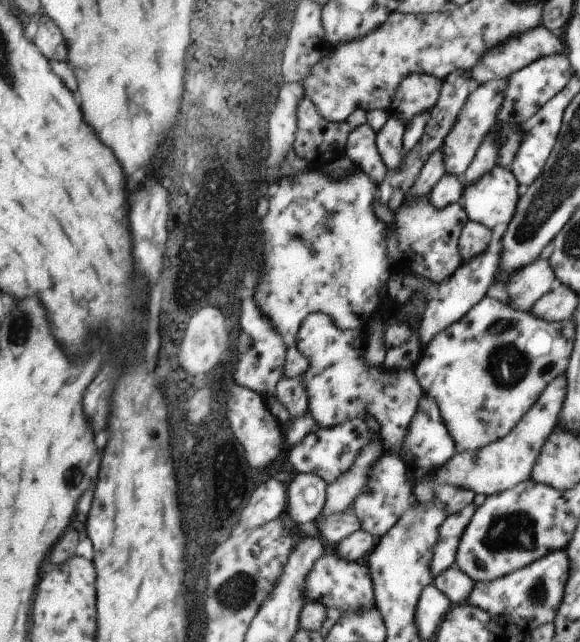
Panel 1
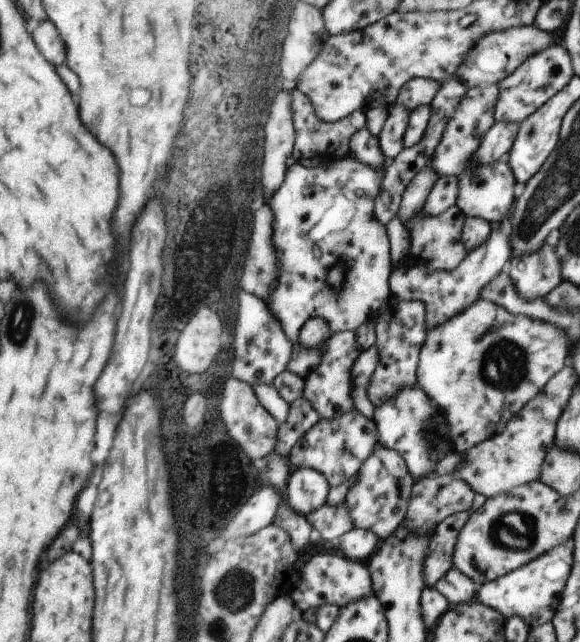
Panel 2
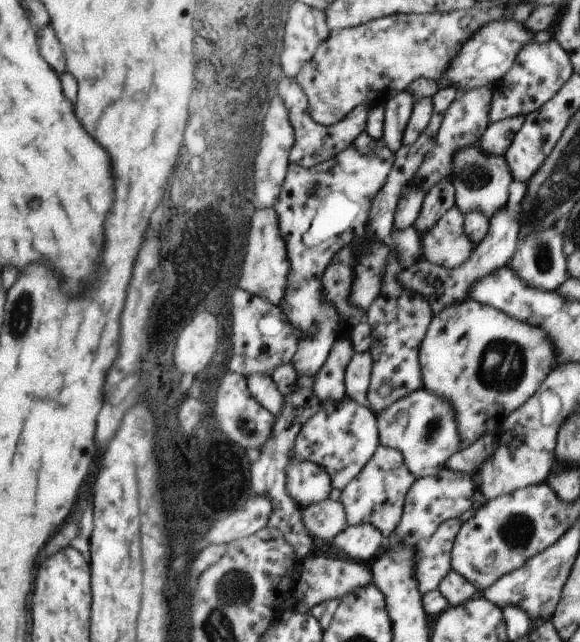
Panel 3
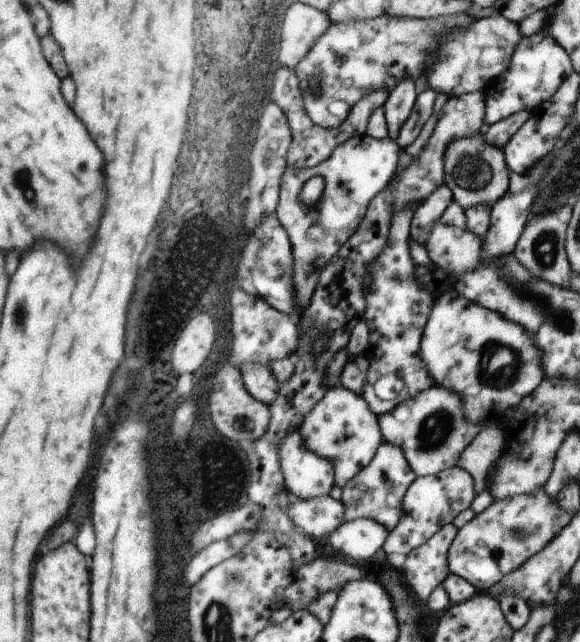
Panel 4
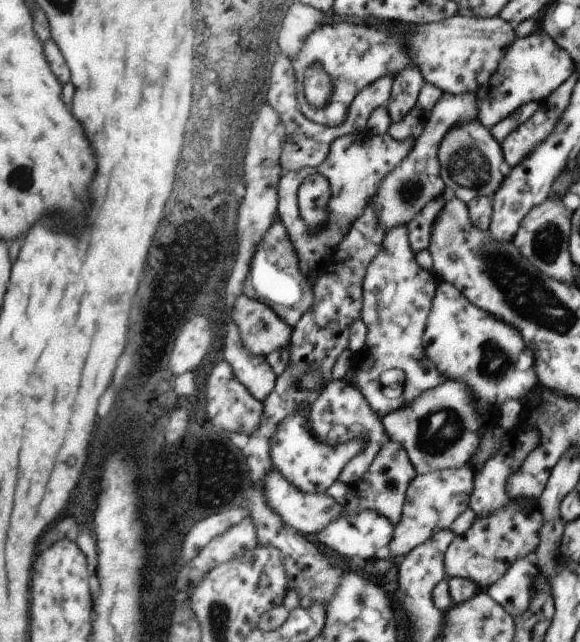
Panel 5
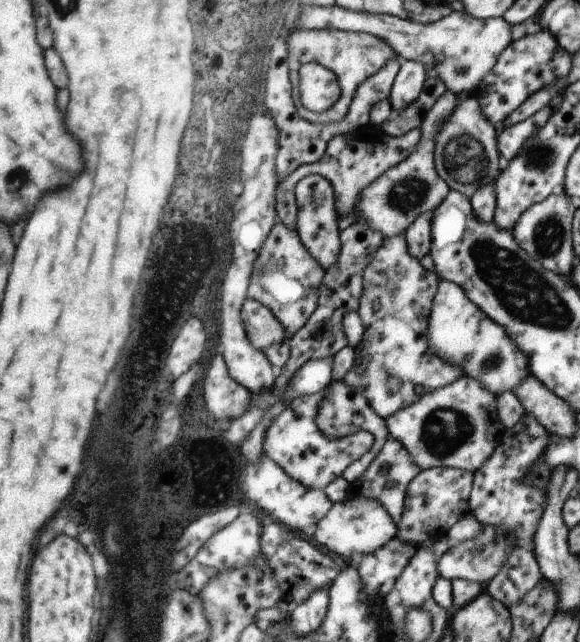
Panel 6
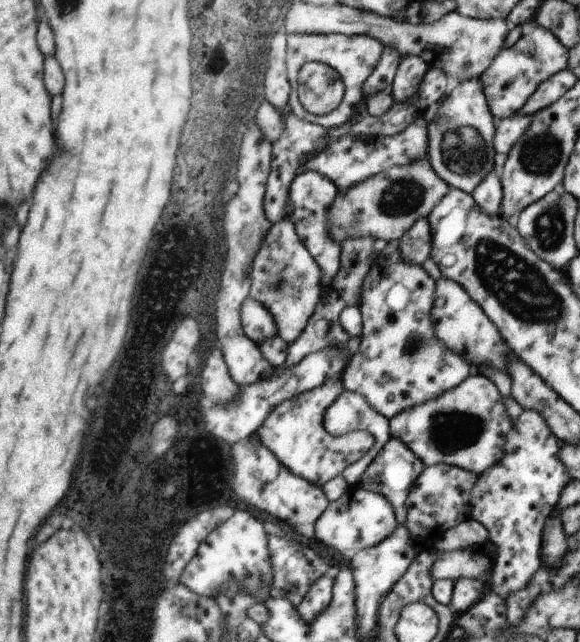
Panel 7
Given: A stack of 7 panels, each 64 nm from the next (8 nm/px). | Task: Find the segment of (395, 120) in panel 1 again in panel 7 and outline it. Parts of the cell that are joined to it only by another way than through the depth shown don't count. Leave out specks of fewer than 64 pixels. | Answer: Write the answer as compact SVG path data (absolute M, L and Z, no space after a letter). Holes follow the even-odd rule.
M419 56L403 58L401 64L397 66L397 72L395 72L395 78L393 78L395 102L409 100L417 92L417 88L421 86L427 72L429 72L429 66L423 58L419 58Z

